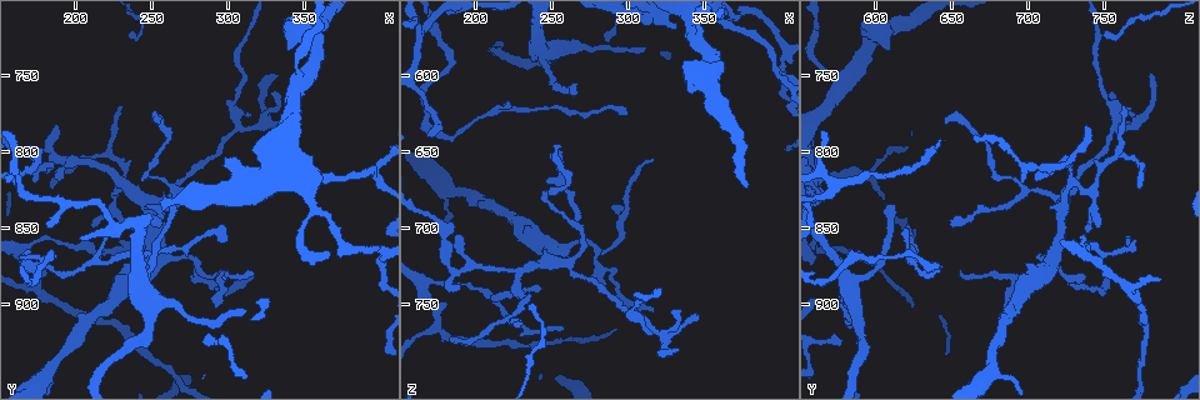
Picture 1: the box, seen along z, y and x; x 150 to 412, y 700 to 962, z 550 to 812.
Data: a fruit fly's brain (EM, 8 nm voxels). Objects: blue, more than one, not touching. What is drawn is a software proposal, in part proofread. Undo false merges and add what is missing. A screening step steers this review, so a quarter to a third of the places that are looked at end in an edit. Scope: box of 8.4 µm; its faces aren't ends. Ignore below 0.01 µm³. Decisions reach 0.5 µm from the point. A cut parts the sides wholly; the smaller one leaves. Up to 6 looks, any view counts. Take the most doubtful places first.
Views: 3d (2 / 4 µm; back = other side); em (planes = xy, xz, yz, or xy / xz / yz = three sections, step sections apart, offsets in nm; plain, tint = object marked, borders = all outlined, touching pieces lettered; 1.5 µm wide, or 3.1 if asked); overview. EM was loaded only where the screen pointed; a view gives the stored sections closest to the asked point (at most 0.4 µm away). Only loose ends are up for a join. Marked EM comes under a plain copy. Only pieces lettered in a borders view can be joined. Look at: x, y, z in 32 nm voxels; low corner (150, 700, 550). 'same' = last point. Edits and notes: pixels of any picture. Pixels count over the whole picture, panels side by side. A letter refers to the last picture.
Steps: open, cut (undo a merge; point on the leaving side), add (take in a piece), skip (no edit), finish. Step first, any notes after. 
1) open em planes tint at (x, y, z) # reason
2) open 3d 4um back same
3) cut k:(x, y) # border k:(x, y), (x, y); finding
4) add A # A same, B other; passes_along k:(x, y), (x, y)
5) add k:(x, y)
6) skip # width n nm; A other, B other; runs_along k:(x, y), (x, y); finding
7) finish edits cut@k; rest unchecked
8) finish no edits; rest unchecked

open em xz step 4 tint at (230, 772, 762) # free end

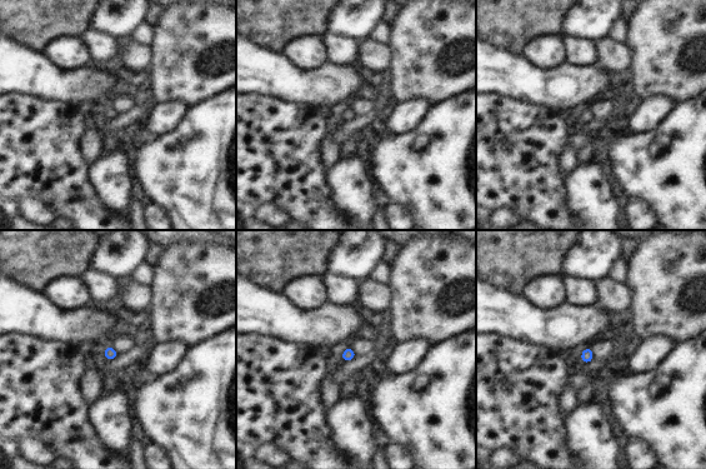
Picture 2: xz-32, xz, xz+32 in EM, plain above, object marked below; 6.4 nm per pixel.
open em planes tint same

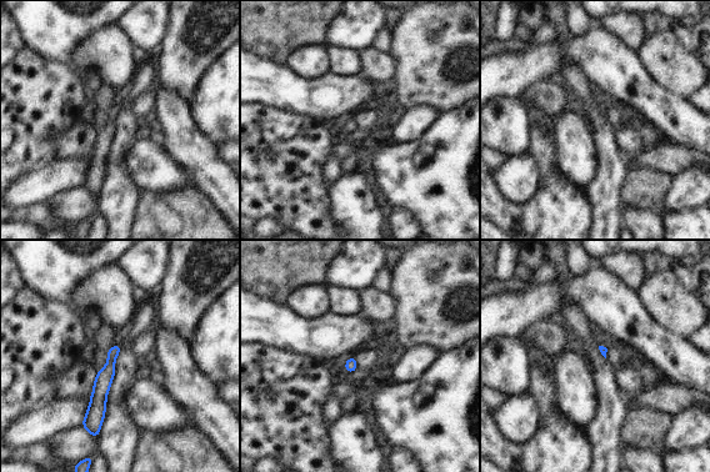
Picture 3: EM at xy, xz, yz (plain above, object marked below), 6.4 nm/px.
open em planes borders same

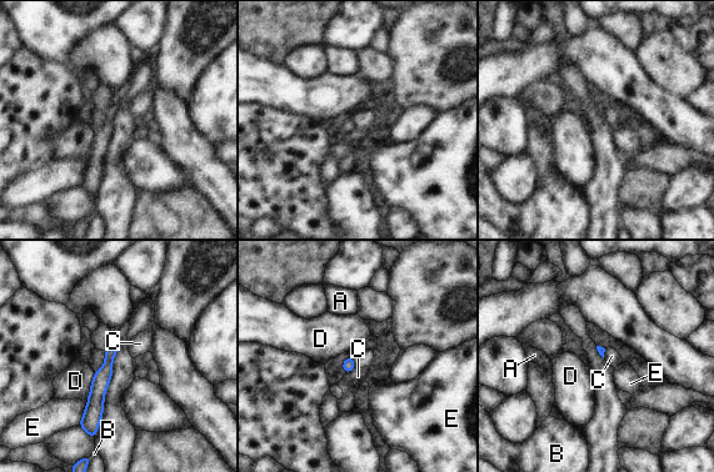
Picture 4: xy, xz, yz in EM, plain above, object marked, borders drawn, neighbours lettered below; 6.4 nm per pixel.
skip # A other, B other, C other, D other, E other; runs_along 4:(114, 349), (99, 385), (91, 430); no lettered piece goes on from it

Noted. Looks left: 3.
open 3d 2um at (316, 878, 654) # branch stops here

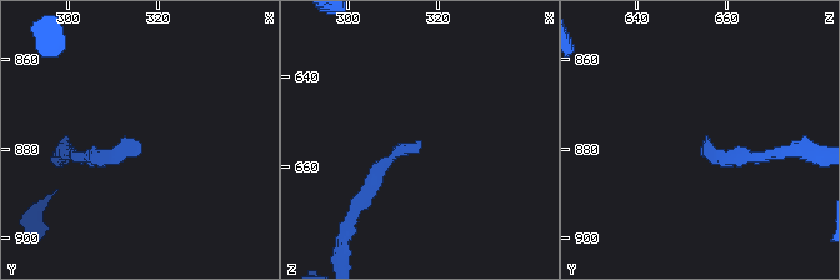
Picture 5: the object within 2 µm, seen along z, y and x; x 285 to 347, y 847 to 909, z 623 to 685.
open em planes tint at (316, 879, 655) # now the EM

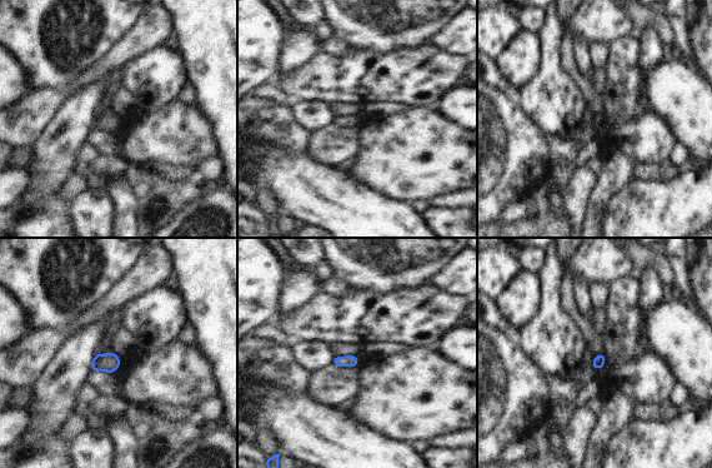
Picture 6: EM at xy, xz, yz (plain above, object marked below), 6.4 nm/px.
open em planes borders same # what lies round it

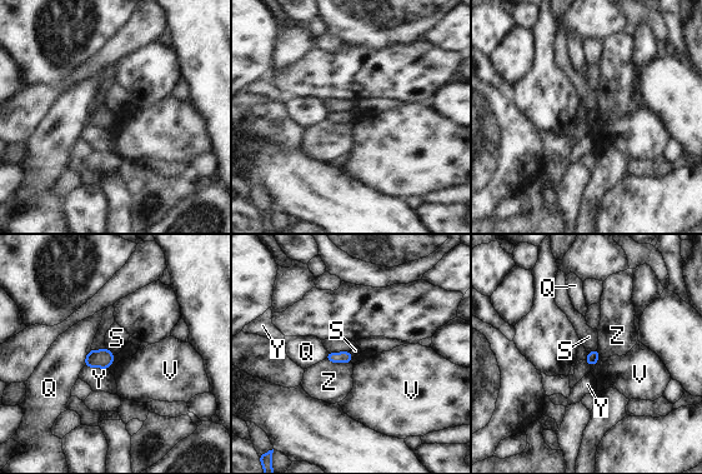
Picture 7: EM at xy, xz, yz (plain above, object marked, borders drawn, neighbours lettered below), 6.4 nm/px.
skip # longest_contact Z 170 nm; Q other, S other, V other, Y other, Z other; border 7:(105, 348), (114, 354); none of them fits

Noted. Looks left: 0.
finish no edits; rest unchecked

